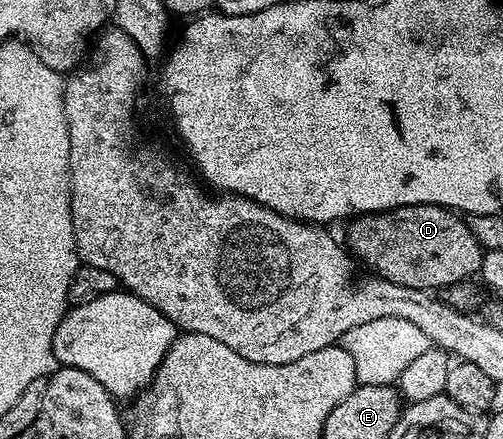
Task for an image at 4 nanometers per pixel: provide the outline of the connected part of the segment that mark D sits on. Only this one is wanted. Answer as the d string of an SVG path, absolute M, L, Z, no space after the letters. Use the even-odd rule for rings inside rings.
M407 205L382 210L373 214L358 215L348 223L348 251L371 270L376 277L401 287L436 291L451 288L473 278L480 268L484 251L466 221L456 212L439 205Z

